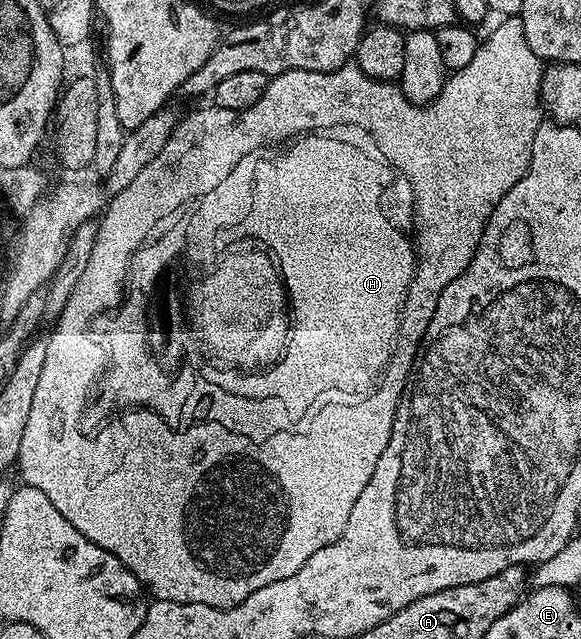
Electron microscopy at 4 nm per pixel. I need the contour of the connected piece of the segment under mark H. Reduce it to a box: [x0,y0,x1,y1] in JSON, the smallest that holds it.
[18,16,546,608]

